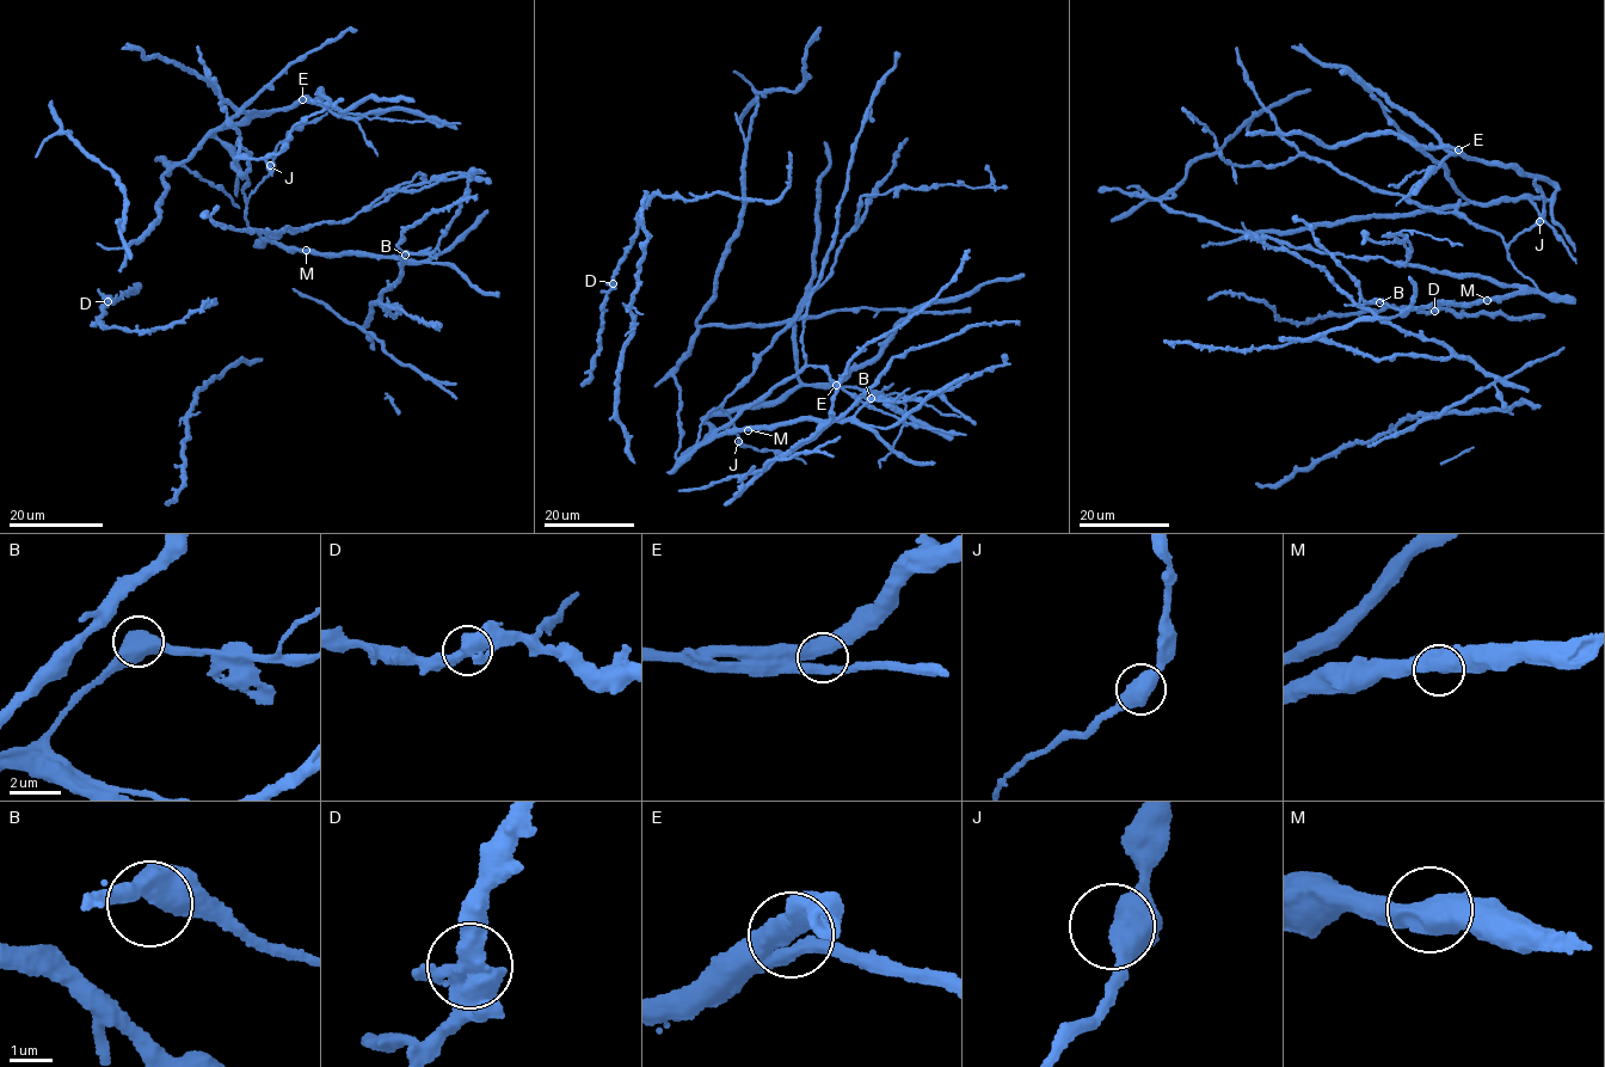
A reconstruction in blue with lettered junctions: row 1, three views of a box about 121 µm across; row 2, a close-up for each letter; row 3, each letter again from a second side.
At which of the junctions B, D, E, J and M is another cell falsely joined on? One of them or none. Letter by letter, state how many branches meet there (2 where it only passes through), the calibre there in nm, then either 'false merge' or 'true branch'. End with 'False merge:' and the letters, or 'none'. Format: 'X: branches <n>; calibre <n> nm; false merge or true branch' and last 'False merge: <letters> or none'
B: branches 2; calibre 550 nm; true branch
D: branches 2; calibre 500 nm; true branch
E: branches 2; calibre 480 nm; true branch
J: branches 2; calibre 550 nm; true branch
M: branches 2; calibre 550 nm; true branch
False merge: none

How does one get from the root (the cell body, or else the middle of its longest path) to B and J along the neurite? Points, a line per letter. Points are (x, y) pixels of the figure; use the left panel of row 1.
B: (305, 252), (352, 252), (401, 259), (405, 255)
J: (305, 252), (284, 249), (263, 239), (251, 230), (245, 219), (246, 201), (268, 176), (270, 165)

